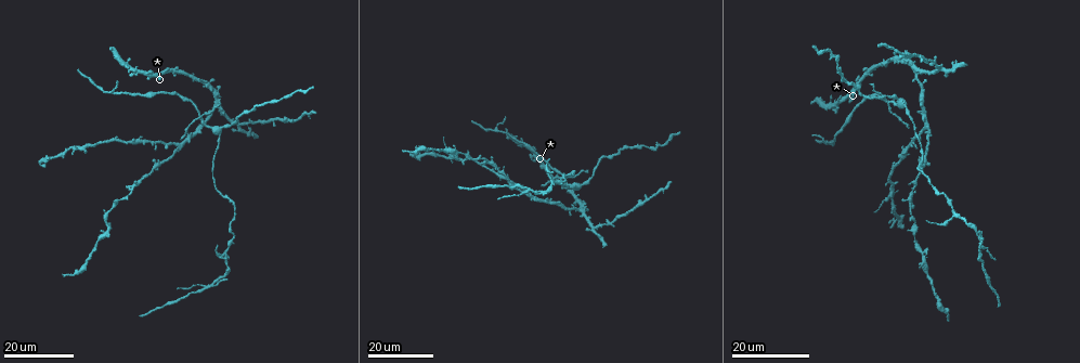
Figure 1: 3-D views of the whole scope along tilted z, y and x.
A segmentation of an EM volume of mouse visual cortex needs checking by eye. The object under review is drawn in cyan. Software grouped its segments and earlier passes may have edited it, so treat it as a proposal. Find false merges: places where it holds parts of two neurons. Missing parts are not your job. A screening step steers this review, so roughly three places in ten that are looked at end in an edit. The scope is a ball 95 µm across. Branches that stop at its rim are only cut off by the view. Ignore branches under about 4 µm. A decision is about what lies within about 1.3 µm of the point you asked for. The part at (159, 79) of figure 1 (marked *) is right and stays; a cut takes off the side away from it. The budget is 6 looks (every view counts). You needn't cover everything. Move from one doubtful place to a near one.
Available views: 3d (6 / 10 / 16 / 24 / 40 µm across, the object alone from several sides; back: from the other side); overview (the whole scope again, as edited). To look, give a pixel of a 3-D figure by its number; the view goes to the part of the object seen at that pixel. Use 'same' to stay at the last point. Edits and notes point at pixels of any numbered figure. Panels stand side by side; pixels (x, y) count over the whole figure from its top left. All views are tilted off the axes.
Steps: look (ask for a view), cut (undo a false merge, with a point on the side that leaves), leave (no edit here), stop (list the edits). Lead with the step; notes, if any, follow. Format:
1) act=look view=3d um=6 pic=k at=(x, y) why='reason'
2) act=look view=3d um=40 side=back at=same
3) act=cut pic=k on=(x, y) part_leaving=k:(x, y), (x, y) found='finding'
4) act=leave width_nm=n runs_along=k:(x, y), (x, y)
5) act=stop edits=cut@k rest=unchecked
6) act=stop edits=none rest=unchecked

act=look view=3d um=16 pic=1 at=(983, 249) why='three arms meet'

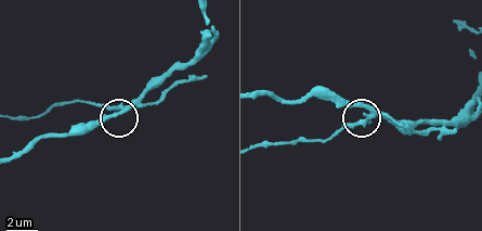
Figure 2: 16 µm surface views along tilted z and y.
act=look view=3d um=6 pic=2 at=(367, 120) why='zoom in'

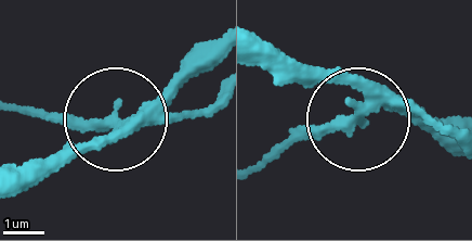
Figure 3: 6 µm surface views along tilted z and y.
act=cut pic=3 on=(200, 111) arms=3 part_leaving=3:(139, 117), (53, 121), (15, 109) found='a second neuron is stuck on'

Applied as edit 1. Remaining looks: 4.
act=look view=3d um=16 pic=1 at=(226, 253) why='a fork'

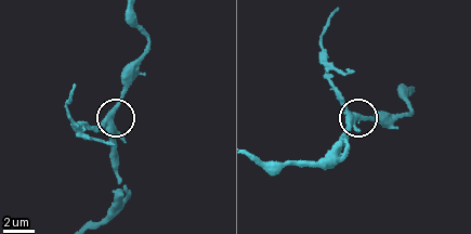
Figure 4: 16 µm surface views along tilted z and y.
act=look view=3d um=10 pic=4 at=(345, 108)

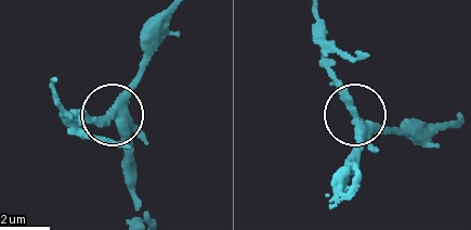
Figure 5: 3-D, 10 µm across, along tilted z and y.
act=cut pic=5 on=(96, 119) arms=3 part_leaving=5:(113, 113), (92, 118), (66, 114), (53, 86) found='a second neuron is stuck on'

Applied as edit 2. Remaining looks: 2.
act=look view=3d um=24 pic=1 at=(493, 129)

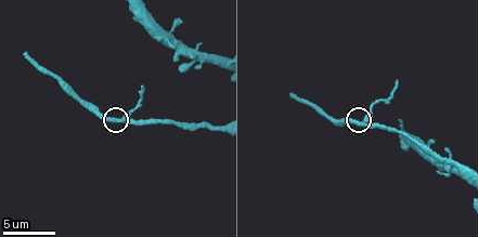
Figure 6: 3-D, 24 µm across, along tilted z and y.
act=look view=3d um=10 pic=6 at=(123, 121)

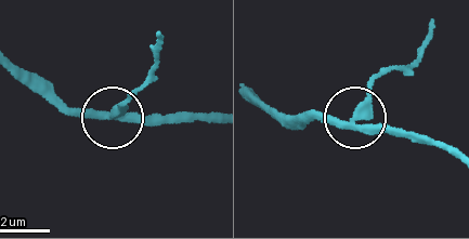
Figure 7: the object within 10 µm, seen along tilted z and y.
act=cut pic=7 on=(122, 104) arms=3 part_leaving=7:(109, 113), (141, 89), (156, 57), (157, 34) found='a second neuron is stuck on'

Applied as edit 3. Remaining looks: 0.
act=stop edits=cut@3,cut@5,cut@7 rest=unchecked

